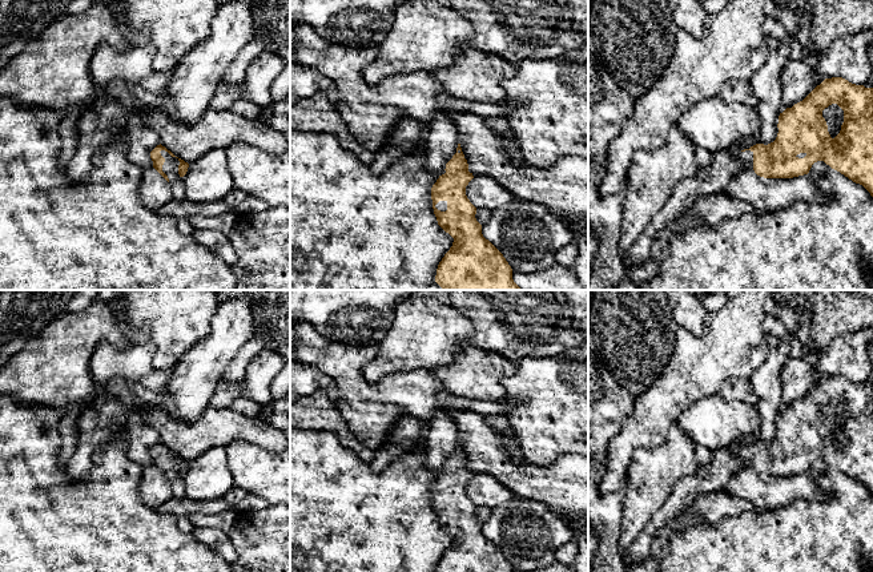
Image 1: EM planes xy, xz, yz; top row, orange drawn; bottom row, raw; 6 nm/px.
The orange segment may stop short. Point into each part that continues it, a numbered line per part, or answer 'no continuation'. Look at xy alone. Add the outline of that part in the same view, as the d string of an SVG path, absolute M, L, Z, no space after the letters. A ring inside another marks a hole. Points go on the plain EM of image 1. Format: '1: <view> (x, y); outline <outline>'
1: xy (171, 464); outline M161 448L161 454L165 456L162 463L162 470L169 476L169 483L172 487L172 496L173 498L184 498L185 496L185 482L182 475L178 472L178 463L180 459L176 455L172 455L168 450Z

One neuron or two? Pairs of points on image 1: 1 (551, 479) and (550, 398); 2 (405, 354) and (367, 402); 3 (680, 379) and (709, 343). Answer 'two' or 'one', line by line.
1: two
2: two
3: one

